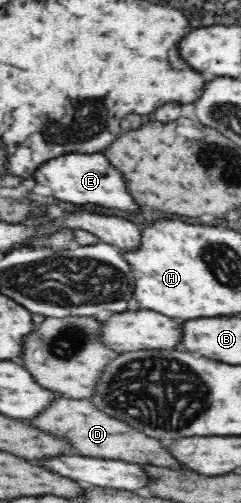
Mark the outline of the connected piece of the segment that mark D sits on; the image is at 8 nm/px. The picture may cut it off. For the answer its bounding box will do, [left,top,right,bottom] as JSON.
[37,396,183,466]

